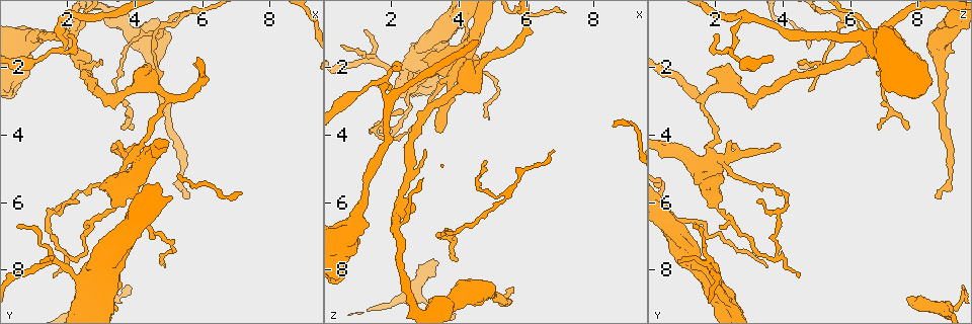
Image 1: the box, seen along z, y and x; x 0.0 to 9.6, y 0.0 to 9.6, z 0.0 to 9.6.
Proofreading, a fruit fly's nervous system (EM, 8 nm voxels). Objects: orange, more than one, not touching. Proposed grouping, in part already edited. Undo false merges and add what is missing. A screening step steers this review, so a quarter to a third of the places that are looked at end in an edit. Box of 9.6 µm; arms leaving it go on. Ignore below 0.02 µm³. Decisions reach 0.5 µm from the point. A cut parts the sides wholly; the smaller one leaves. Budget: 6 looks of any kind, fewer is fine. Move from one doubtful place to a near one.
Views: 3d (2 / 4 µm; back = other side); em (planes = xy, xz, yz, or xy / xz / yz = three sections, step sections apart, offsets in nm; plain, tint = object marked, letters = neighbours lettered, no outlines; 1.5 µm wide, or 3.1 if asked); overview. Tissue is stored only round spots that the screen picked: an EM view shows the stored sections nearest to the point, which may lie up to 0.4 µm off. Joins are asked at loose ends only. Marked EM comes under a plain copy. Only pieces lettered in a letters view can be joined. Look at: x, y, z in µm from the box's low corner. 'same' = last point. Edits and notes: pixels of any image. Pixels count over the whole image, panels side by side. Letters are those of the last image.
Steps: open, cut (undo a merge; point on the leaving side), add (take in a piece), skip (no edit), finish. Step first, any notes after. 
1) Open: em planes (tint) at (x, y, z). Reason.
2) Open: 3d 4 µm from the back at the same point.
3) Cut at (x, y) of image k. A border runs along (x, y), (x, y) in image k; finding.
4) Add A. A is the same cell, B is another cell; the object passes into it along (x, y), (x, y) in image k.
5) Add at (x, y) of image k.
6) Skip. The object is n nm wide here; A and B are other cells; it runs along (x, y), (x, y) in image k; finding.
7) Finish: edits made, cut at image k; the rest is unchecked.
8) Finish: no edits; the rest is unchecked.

Open: em planes (tint) at (4.90, 7.85, 3.55). Long arm stops here.

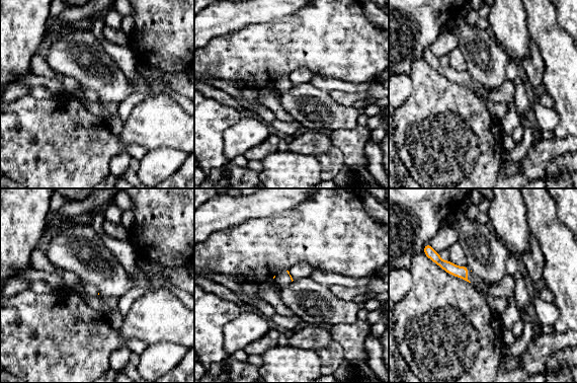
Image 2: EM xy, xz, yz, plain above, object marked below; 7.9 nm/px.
Open: em planes (letters) at the same point.

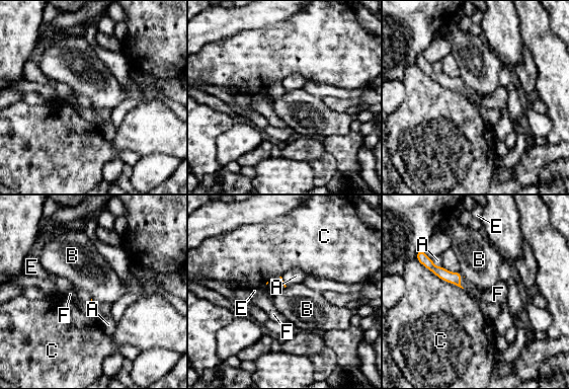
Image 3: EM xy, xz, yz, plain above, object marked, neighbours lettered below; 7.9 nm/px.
Skip. A, B, C, E and F are other cells; a border runs along (460, 270), (465, 277) in image 3; no lettered piece goes on from it.

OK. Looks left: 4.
Open: 3d 4 µm at (3.35, 4.35, 3.85). Branch stops here.

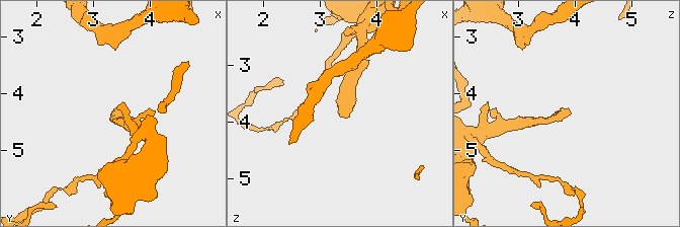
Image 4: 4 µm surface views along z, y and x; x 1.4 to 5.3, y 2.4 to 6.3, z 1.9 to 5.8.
Open: em yz step 4 (letters) at (3.30, 4.25, 3.85). Now the EM.

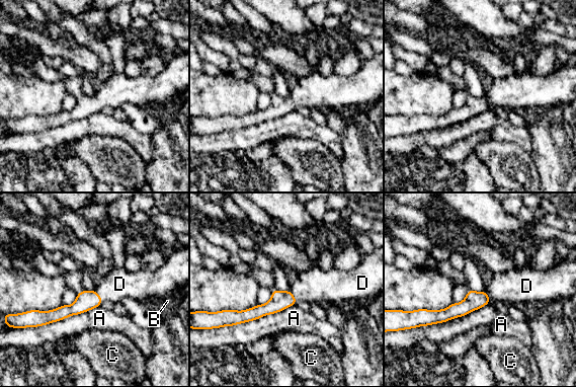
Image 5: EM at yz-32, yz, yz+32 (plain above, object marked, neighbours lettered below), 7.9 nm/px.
Add D. The object is 150 nm wide here; D is the same cell, A, B and C are other cells; the object passes into it along (279, 301), (294, 296), (315, 285) in image 5; the neuron continues.

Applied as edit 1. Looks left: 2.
Open: overview. See it whole again.

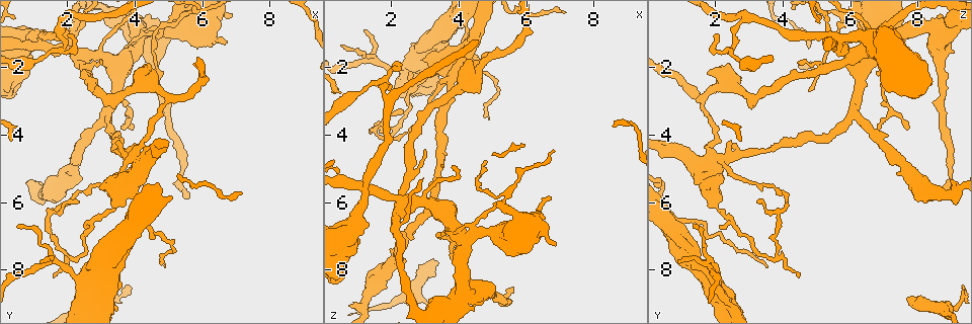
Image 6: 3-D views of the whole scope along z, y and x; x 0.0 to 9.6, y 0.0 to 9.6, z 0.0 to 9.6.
Open: em planes (letters) at (1.65, 8.25, 4.45). Tapers out.

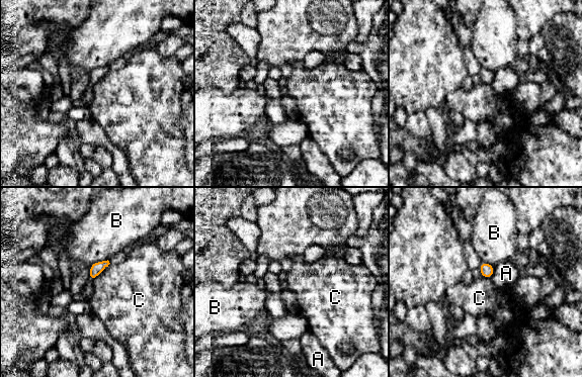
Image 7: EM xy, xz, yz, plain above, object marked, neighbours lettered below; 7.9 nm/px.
Skip. A, B and C are other cells; a border runs along (109, 263), (92, 281) in image 7; none of them fits.

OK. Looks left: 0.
Finish: edits made, add at image 5; the rest is unchecked.

